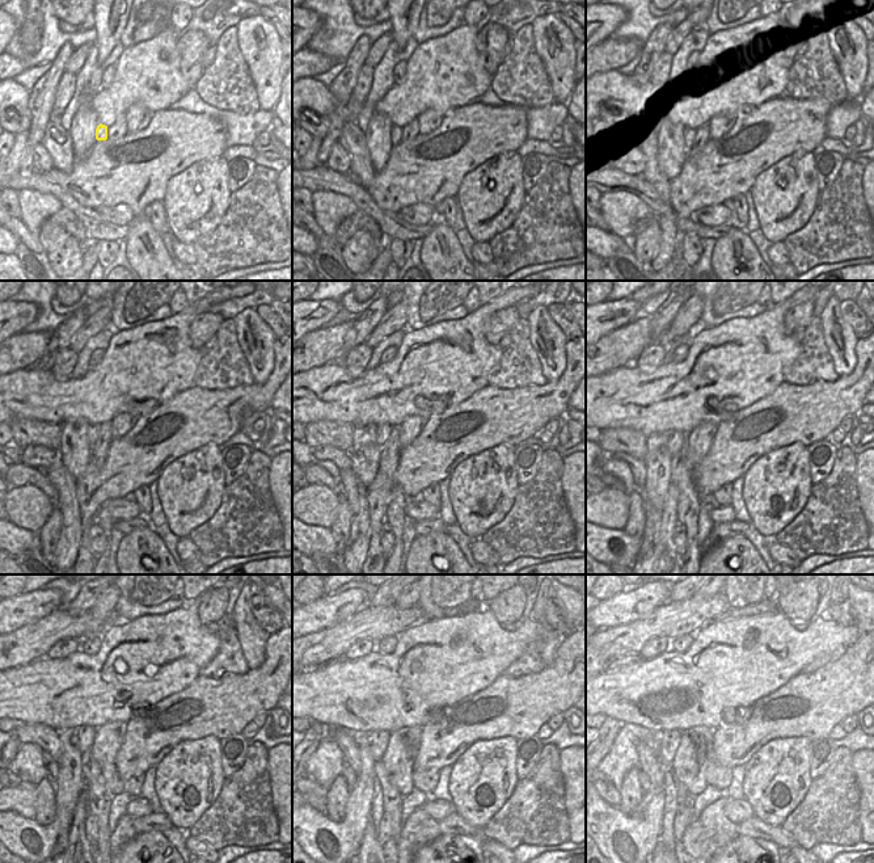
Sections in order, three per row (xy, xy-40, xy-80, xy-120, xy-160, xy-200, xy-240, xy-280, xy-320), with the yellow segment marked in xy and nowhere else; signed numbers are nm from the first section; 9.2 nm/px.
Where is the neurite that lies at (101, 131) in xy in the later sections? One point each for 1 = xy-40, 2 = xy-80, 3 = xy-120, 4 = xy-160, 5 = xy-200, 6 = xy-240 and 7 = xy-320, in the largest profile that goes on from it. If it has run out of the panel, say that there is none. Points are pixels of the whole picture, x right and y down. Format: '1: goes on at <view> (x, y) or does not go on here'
1: goes on at xy-40 (395, 130)
2: goes on at xy-80 (689, 134)
3: goes on at xy-120 (101, 434)
4: goes on at xy-160 (387, 434)
5: goes on at xy-200 (675, 440)
6: goes on at xy-240 (85, 735)
7: goes on at xy-320 (670, 740)

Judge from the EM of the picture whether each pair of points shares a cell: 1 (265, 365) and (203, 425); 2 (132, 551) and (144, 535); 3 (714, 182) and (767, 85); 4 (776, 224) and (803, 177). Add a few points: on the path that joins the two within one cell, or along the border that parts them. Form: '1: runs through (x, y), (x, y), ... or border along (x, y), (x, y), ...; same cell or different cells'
1: border along (273, 356), (273, 371), (262, 383), (256, 383); different cells
2: runs through (136, 547), (143, 539); same cell
3: border along (781, 95), (767, 99), (755, 106); different cells
4: runs through (780, 213), (784, 197), (792, 189); same cell

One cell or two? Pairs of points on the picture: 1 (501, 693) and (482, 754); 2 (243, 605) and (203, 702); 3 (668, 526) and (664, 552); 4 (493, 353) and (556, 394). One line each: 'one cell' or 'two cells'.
1: two cells
2: two cells
3: one cell
4: two cells

